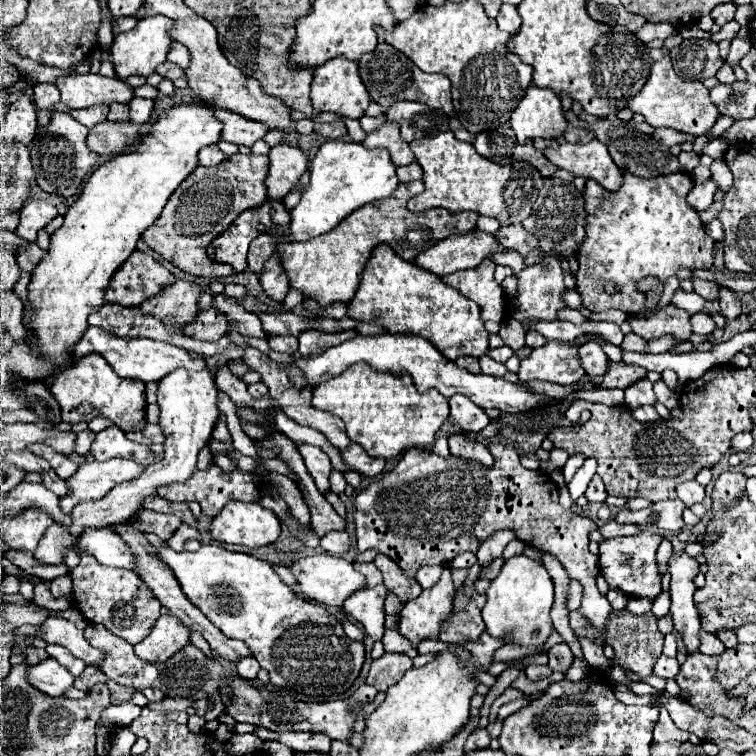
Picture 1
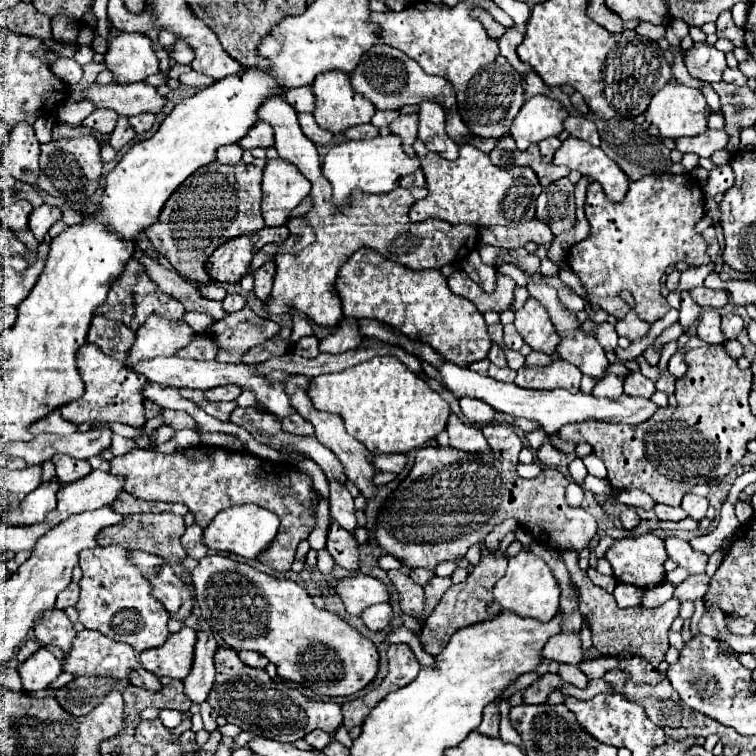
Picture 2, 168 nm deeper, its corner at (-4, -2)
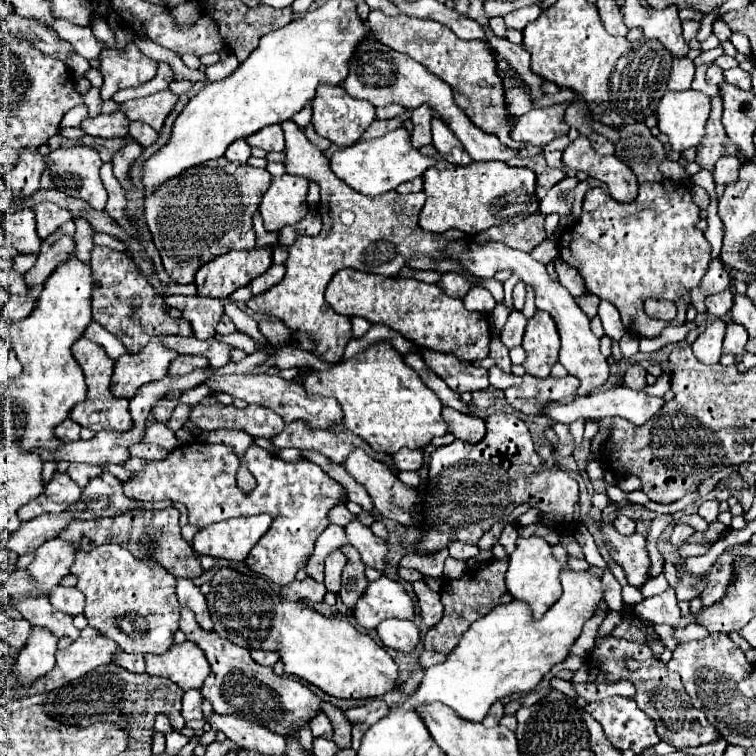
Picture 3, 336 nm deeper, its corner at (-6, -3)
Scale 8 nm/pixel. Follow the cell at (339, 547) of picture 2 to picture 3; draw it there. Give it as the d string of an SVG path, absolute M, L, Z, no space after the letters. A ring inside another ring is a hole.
M344 545L342 551L348 557L348 563L342 573L342 589L338 595L348 609L354 609L358 597L362 597L362 591L366 591L368 579L364 575L364 563L360 559L360 553L352 545Z

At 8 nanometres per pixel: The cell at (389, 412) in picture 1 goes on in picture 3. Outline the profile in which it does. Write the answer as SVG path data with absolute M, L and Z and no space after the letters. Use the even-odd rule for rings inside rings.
M378 341L378 343L370 345L366 351L358 353L350 359L344 359L326 371L310 371L304 377L304 389L310 395L336 397L344 411L344 427L350 429L352 433L356 433L358 437L362 437L374 451L394 455L402 447L408 447L408 449L426 447L432 441L432 437L448 433L448 425L440 415L442 403L440 403L438 395L422 383L418 373L404 363L404 357L388 341Z

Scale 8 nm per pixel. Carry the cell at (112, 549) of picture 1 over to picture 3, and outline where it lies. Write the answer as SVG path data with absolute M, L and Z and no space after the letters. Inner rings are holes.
M182 607L180 629L186 633L188 641L192 641L204 651L212 667L212 673L204 681L202 697L212 703L214 713L246 717L246 721L254 721L256 725L262 725L282 737L288 737L288 729L292 727L292 723L300 721L306 715L314 717L320 711L322 701L306 685L294 681L292 677L274 675L272 667L262 667L252 659L250 649L242 649L226 641L224 637L218 637L216 631L204 631L194 621L194 613L186 607Z

